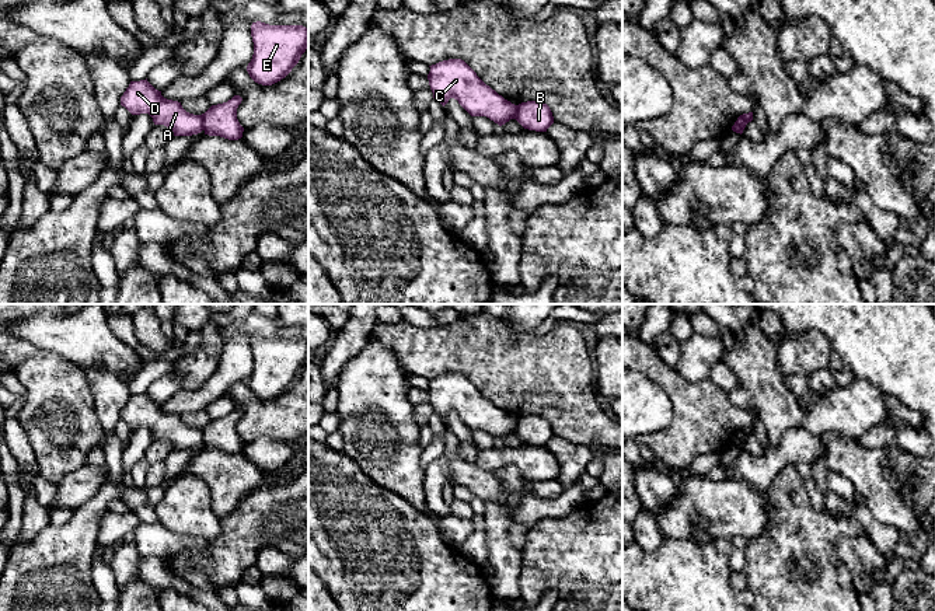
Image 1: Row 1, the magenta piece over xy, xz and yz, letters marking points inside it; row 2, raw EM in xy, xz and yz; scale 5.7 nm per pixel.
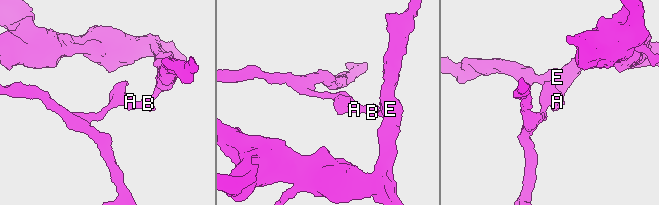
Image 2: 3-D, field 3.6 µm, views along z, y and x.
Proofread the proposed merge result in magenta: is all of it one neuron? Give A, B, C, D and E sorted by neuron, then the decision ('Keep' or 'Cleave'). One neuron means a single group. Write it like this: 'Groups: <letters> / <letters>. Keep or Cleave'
Groups: A C D / B E. Cleave

